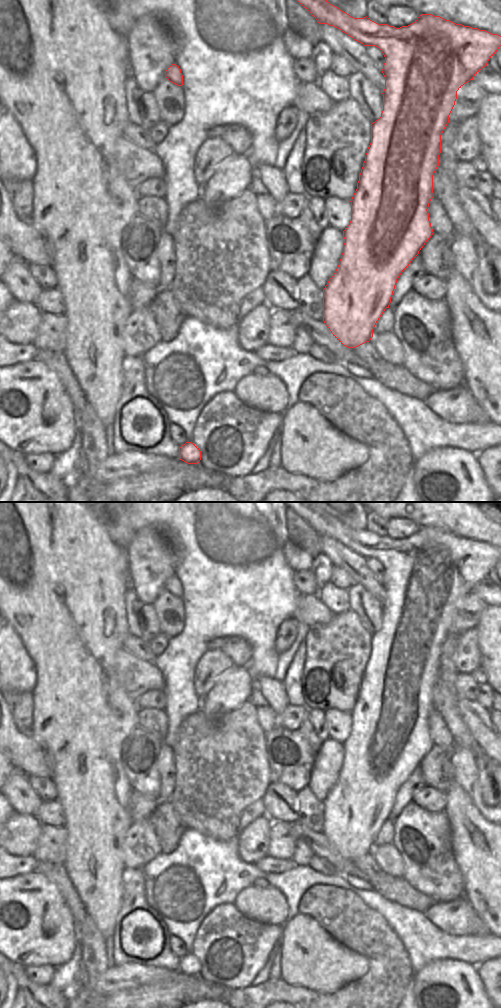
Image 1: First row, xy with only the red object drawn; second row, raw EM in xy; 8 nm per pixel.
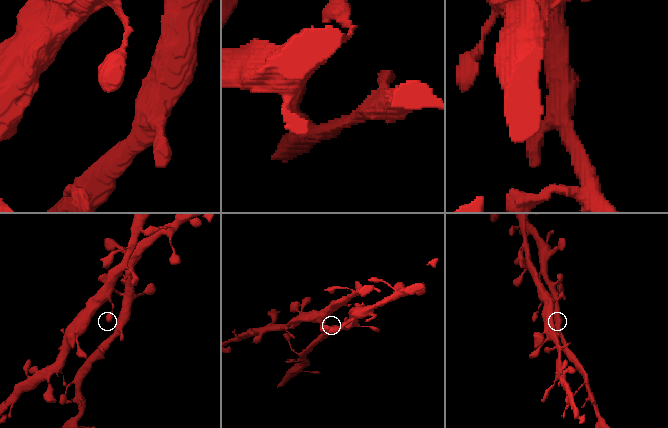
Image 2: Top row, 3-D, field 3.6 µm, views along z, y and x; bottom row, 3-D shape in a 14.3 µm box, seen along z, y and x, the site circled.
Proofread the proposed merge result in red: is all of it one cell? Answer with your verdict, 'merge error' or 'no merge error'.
no merge error

